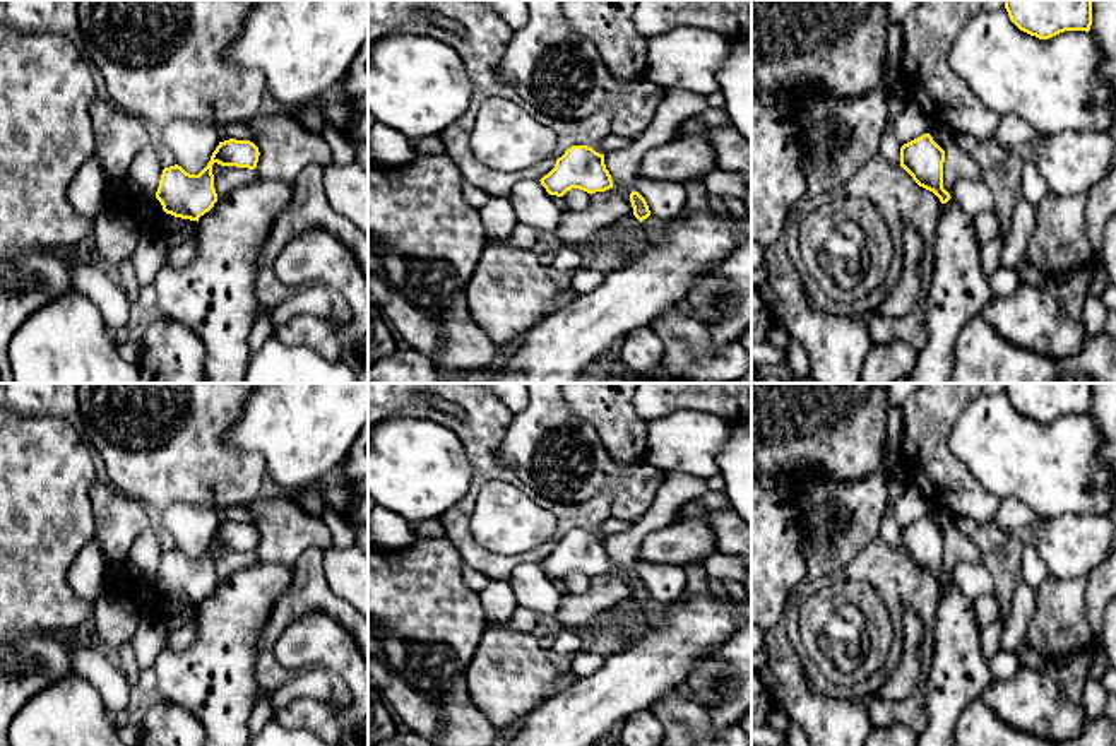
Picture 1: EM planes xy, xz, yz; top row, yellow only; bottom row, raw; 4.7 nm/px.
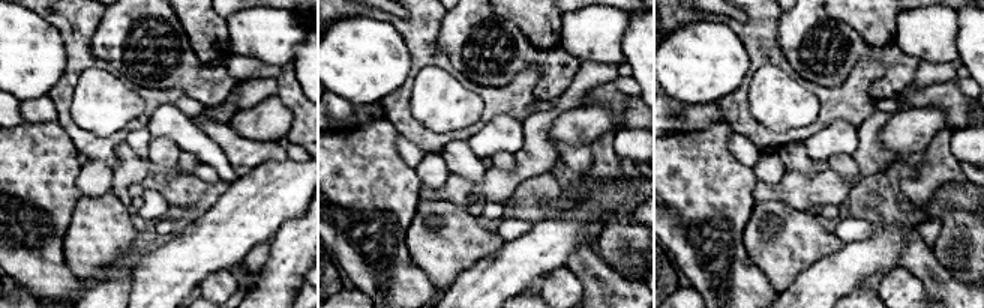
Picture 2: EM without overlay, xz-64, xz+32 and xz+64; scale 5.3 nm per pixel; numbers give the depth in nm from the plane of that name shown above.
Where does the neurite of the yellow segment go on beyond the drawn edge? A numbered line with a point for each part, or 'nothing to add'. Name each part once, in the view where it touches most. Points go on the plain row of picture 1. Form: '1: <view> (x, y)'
nothing to add

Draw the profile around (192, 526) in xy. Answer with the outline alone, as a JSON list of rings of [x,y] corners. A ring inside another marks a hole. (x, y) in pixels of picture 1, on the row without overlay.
[[[176,503],[156,515],[156,525],[169,532],[187,556],[199,558],[219,529],[219,518],[216,508]]]

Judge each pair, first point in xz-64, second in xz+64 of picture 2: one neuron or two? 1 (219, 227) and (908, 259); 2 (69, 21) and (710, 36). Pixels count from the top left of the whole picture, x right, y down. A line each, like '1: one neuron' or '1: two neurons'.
1: two neurons
2: two neurons

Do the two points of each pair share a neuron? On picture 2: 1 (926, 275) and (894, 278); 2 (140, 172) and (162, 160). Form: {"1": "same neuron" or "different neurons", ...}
{"1": "different neurons", "2": "different neurons"}

